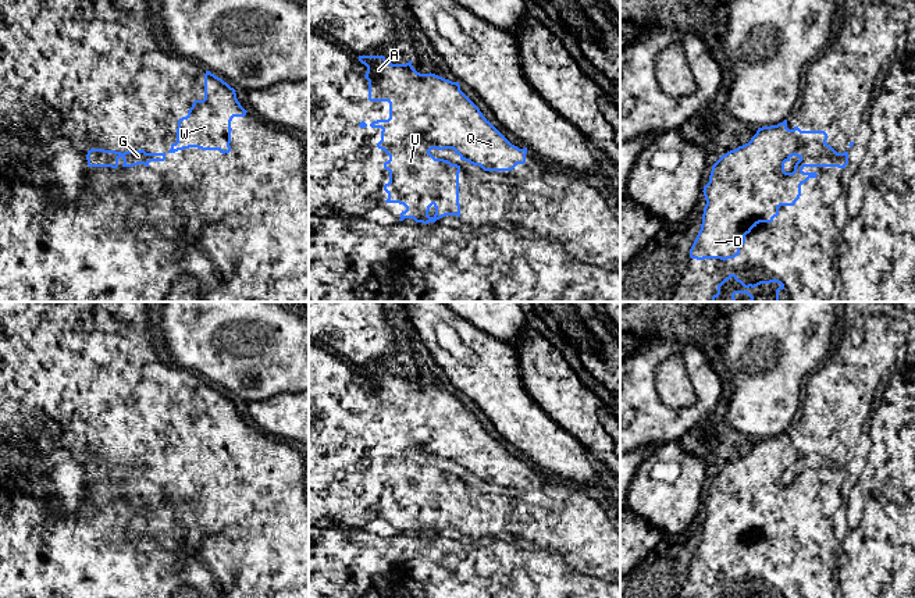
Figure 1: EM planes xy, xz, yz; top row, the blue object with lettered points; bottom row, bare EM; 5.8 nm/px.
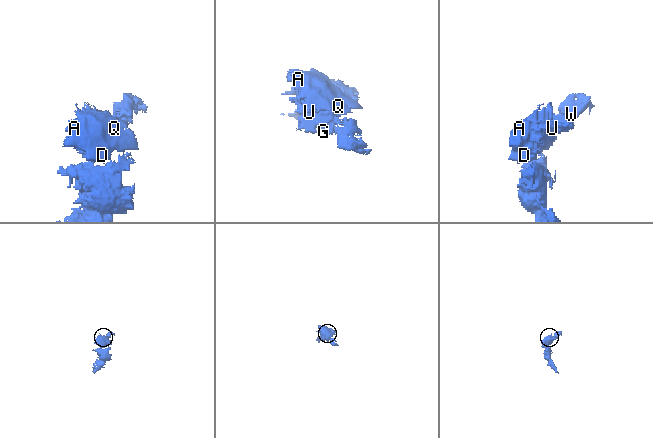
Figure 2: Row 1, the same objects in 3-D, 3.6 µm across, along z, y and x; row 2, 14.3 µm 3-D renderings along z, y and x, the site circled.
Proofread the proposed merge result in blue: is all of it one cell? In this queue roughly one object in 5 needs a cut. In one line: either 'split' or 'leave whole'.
leave whole

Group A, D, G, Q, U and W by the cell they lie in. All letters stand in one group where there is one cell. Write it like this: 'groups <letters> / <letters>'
groups A D G Q U W

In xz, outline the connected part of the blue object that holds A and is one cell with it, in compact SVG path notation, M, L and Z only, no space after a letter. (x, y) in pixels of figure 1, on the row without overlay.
M359 367L359 373L367 378L364 389L369 392L369 412L389 414L389 430L373 433L370 438L382 441L377 459L389 467L384 474L384 480L389 483L389 494L384 496L388 505L385 513L406 519L399 533L413 530L428 535L445 527L460 528L460 477L435 470L430 464L432 460L453 460L460 471L480 477L484 483L510 483L526 474L527 459L512 456L460 402L459 394L431 384L420 385L413 380L412 371L392 375L384 367Z

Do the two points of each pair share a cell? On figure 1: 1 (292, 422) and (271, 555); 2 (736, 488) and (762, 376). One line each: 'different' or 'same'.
1: different
2: same

